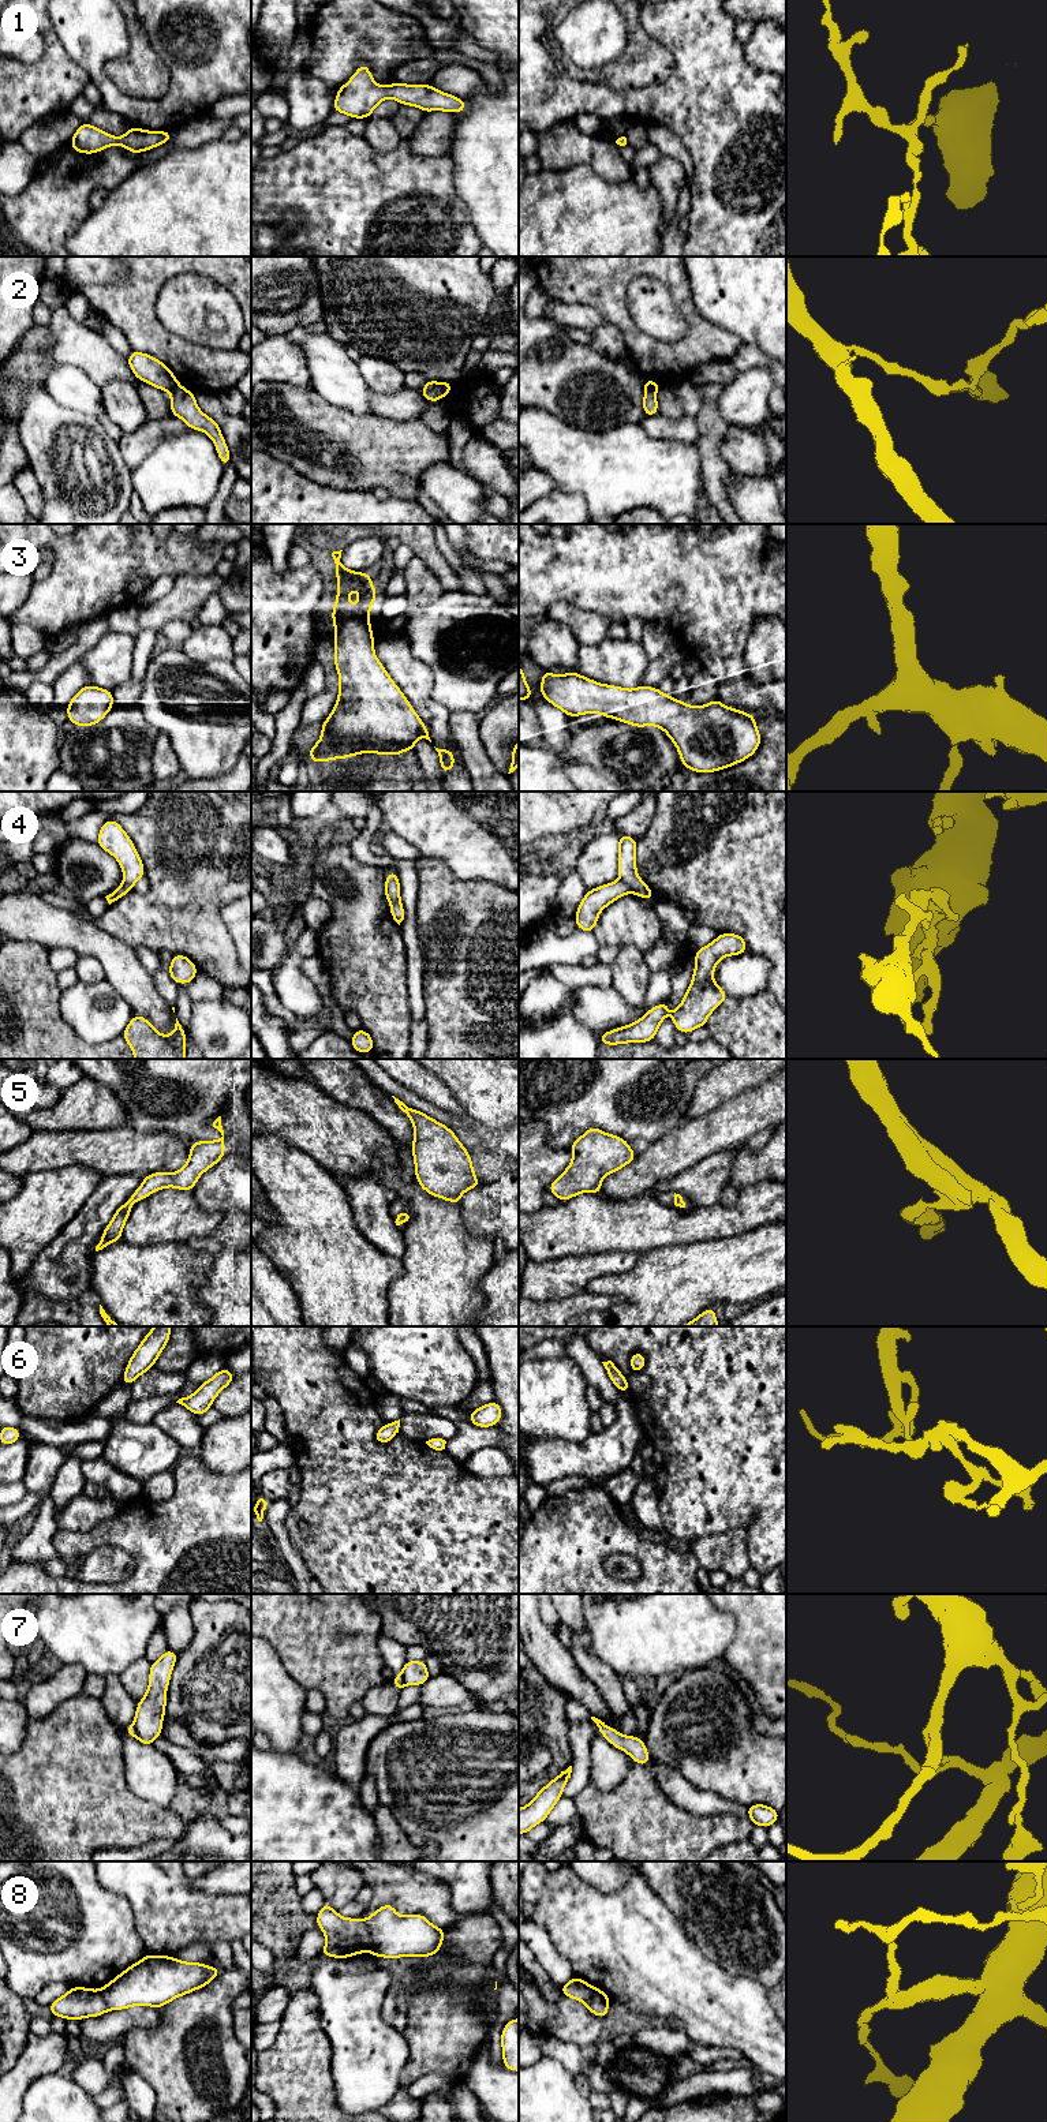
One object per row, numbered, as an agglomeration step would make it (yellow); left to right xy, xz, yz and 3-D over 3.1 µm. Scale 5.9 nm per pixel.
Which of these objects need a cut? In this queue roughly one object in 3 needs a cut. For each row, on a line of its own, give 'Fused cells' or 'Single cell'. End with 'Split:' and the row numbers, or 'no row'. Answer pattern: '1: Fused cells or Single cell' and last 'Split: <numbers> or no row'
1: Single cell
2: Fused cells
3: Single cell
4: Fused cells
5: Single cell
6: Single cell
7: Fused cells
8: Fused cells
Split: 2, 4, 7, 8

